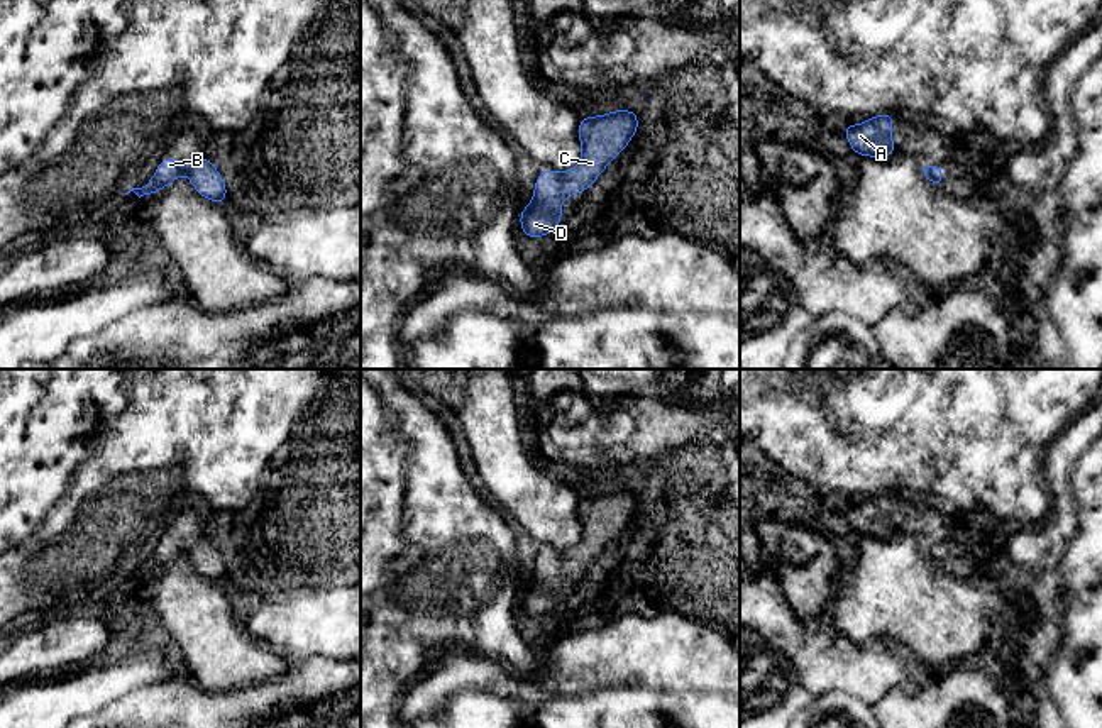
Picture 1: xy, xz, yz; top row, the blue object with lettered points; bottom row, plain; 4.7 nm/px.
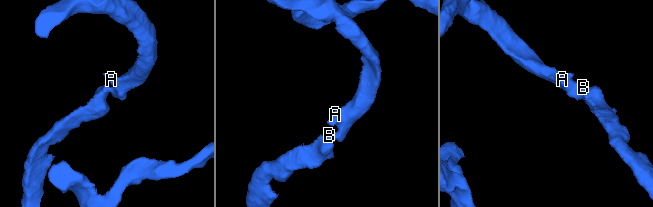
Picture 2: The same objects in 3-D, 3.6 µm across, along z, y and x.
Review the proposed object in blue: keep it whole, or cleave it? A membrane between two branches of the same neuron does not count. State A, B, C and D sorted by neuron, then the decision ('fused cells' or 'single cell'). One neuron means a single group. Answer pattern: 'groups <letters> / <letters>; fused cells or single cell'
groups A B C D; single cell

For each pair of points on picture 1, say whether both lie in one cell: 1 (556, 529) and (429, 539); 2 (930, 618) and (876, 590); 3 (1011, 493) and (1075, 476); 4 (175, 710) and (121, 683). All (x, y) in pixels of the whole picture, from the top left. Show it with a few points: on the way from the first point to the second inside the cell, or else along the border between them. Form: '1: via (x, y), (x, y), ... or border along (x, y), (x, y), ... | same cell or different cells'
1: border along (512, 523), (518, 532) | different cells
2: via (916, 605), (898, 593), (889, 593) | same cell
3: border along (1060, 432), (1050, 444), (1041, 468) | different cells
4: border along (173, 679), (134, 688), (99, 708) | different cells

